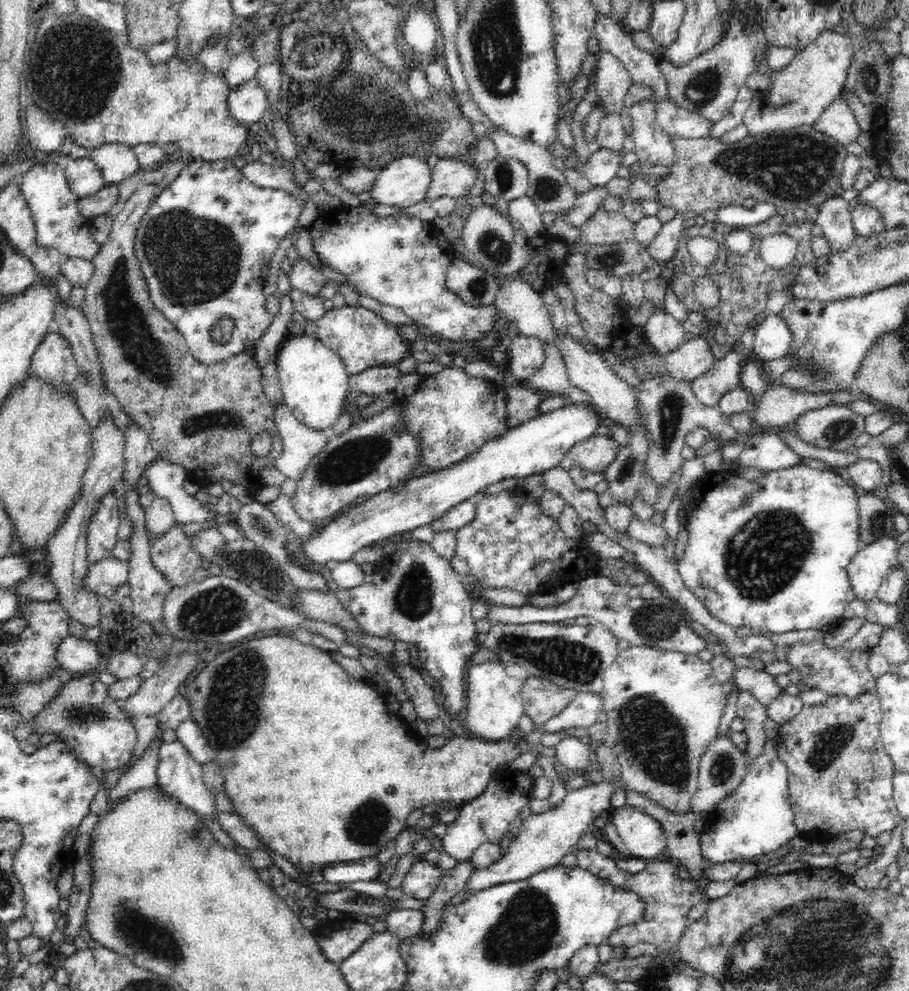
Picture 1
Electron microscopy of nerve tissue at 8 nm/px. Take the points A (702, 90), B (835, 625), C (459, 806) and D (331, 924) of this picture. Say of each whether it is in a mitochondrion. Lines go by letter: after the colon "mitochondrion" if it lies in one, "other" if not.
A: mitochondrion
B: other
C: other
D: other

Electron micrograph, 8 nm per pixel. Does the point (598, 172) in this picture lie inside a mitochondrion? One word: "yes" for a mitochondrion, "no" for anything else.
no

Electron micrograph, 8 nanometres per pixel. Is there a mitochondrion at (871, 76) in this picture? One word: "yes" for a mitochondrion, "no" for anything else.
yes

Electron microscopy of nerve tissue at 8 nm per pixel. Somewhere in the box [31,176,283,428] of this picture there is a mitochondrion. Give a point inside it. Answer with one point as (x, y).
(193, 260)

